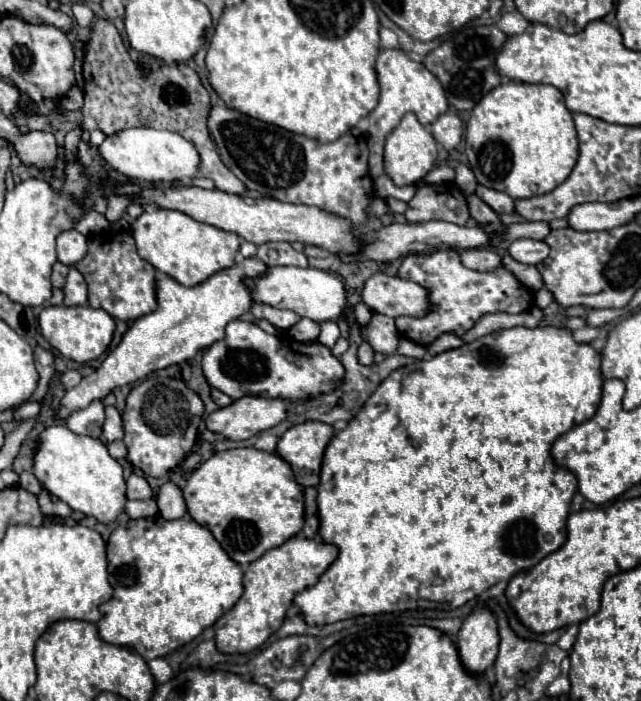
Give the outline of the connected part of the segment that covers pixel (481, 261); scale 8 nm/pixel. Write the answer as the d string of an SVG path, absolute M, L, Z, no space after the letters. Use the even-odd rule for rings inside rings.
M488 246L484 248L472 248L472 250L462 250L460 260L466 268L478 270L478 272L490 272L500 266L500 254Z

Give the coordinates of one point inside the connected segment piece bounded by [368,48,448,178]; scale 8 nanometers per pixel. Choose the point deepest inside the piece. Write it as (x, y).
(405, 86)

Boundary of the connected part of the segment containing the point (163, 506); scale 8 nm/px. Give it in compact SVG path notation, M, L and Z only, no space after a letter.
M166 482L160 488L160 492L156 496L156 502L158 502L160 516L164 516L166 520L178 520L178 518L186 516L184 492L174 482Z

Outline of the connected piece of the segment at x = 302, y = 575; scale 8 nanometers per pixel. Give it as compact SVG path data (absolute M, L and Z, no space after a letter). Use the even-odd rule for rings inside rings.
M292 536L282 546L268 550L264 556L248 564L244 572L244 594L236 602L236 606L220 616L214 624L216 630L216 646L226 654L246 654L260 648L284 622L286 612L292 606L294 596L316 584L316 580L324 574L324 570L338 558L338 548L334 544L326 544L322 540L310 540L306 536Z

